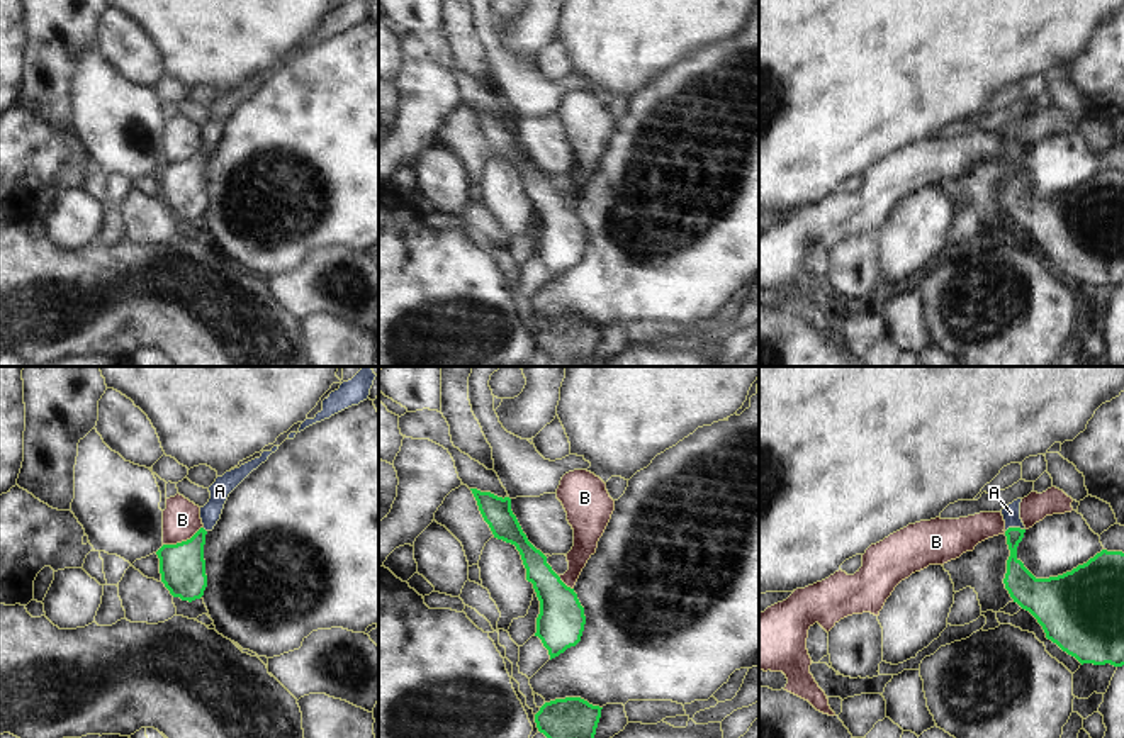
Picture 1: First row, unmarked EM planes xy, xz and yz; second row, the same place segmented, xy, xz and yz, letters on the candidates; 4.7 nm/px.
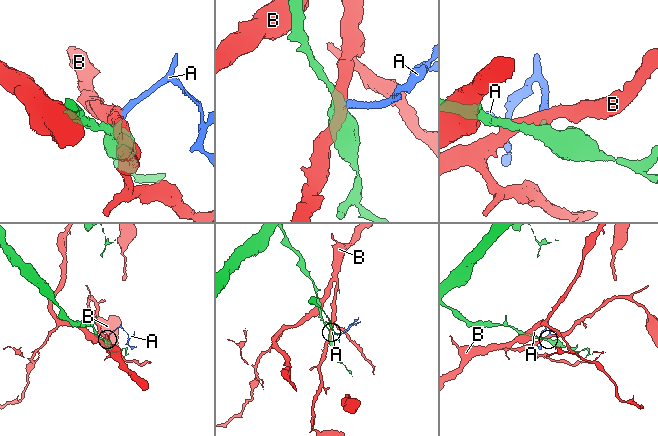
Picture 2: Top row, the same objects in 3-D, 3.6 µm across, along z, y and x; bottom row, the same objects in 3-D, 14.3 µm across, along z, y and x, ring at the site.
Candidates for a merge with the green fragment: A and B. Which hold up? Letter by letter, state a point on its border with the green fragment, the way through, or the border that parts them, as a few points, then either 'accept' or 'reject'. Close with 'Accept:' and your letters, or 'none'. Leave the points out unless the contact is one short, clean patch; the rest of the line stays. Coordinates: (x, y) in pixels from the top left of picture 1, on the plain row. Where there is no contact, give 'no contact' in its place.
A: contact yz (1014, 148); way yz (1019, 201), (1012, 184), (1014, 148), (1011, 133); accept
B: contact xy (182, 162); reject
Accept: A

